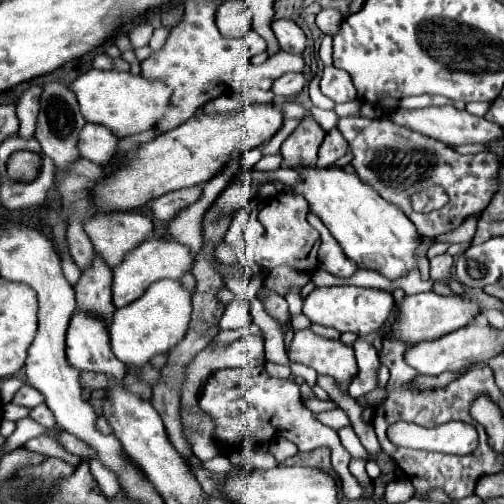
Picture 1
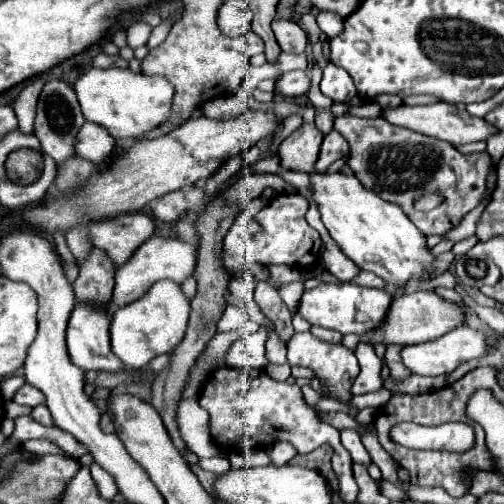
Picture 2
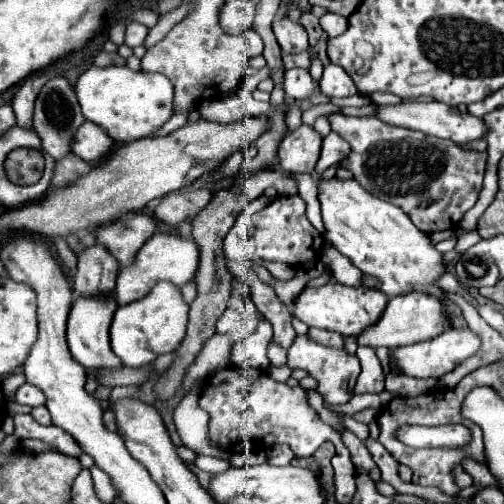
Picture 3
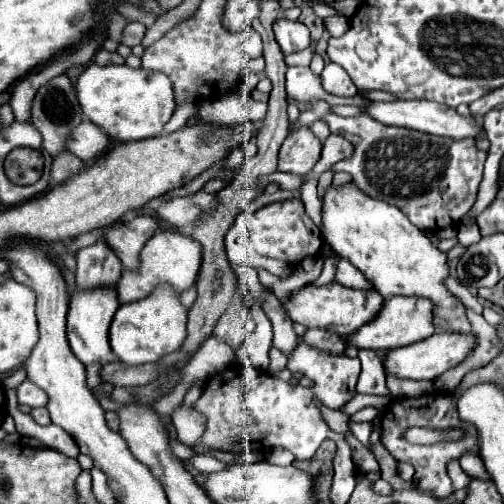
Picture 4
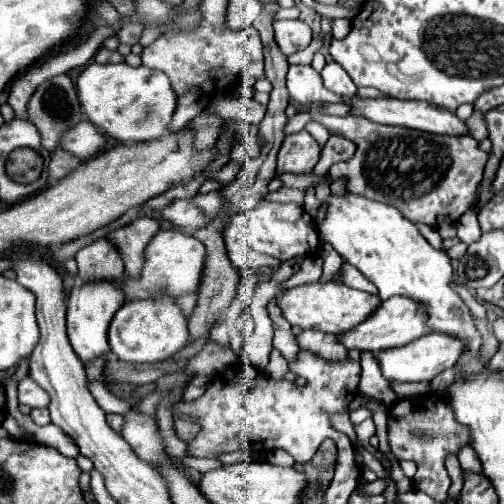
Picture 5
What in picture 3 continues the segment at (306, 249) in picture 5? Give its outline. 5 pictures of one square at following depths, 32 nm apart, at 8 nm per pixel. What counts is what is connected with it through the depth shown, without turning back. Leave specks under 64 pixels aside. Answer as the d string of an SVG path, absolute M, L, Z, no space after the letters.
M298 194L274 198L264 210L252 216L252 222L256 226L254 236L252 236L256 242L256 258L270 260L270 262L284 262L288 266L302 266L318 258L322 236L308 222L306 202Z

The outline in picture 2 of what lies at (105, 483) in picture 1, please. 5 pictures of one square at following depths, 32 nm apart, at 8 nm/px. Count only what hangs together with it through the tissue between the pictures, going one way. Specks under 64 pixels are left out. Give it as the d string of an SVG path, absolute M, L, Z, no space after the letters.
M92 462L89 468L93 480L98 484L100 496L104 496L104 498L114 498L114 496L118 494L118 486L116 486L114 478L109 476L110 474L103 468L100 468L96 462Z

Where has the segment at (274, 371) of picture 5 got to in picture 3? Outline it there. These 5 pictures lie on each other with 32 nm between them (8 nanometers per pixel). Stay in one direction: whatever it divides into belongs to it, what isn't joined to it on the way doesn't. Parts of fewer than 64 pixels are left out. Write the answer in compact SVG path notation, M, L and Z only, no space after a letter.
M270 340L268 358L270 358L272 366L284 366L286 364L286 350L282 346L278 346L274 340Z

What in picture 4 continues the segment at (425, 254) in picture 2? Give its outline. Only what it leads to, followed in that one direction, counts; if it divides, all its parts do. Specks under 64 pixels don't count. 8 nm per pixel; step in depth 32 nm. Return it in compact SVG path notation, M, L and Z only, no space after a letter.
M348 182L344 186L328 186L326 194L322 198L322 238L326 244L332 246L334 252L338 252L340 256L344 256L346 260L350 260L360 272L364 272L364 276L374 284L374 288L382 294L382 296L396 296L396 294L404 294L404 296L424 296L430 298L436 304L436 326L440 330L454 330L454 332L472 332L470 322L464 314L464 306L460 304L460 300L444 286L444 278L448 276L448 262L446 262L446 254L440 252L426 234L422 234L422 230L418 230L408 216L404 216L400 212L400 208L370 198L368 194L364 194L356 184Z

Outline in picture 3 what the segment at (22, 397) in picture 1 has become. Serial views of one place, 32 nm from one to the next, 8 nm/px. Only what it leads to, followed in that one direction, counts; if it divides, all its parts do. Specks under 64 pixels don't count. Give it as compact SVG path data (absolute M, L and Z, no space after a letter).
M26 382L26 384L22 384L22 386L18 388L14 400L16 400L18 404L28 404L28 406L36 408L36 406L42 406L42 404L46 402L46 396L44 396L36 386L32 386L32 384Z

